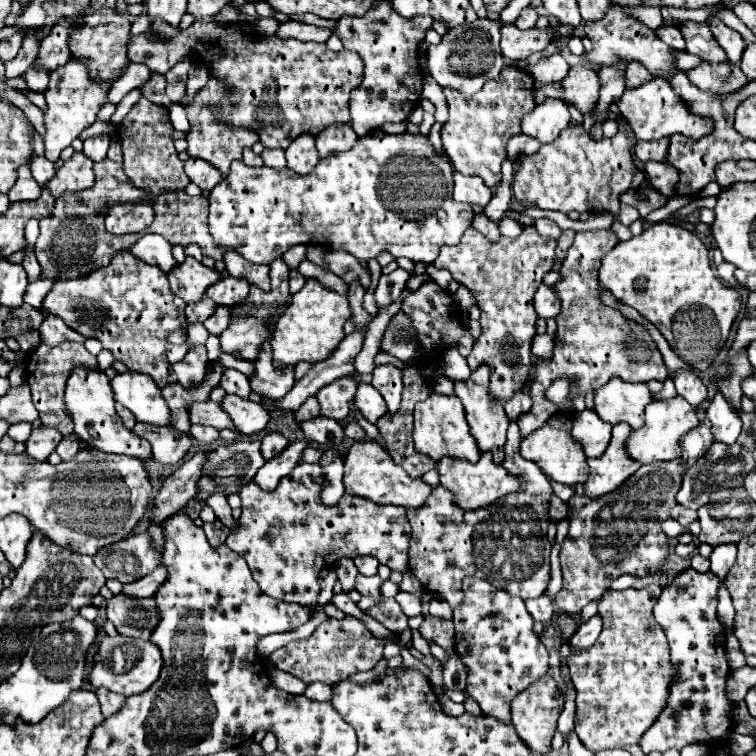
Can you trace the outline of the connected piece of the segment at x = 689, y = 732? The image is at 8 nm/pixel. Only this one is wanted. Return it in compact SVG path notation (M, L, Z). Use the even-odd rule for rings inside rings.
M688 567L688 573L684 573L684 575L688 575L690 577L690 587L684 587L684 589L680 589L680 587L664 587L662 589L662 593L660 593L660 599L656 601L656 607L654 607L654 619L658 621L658 625L664 629L664 633L666 633L666 637L668 637L668 643L670 643L670 663L672 663L672 667L676 669L676 677L674 677L674 681L670 683L670 695L668 695L668 703L666 703L666 707L664 707L664 711L658 715L658 719L656 719L656 723L642 735L642 739L640 739L640 747L642 747L642 751L644 753L650 753L650 751L660 751L660 753L664 753L664 751L668 751L668 749L684 749L686 745L690 745L690 743L708 743L708 745L712 745L712 749L716 747L718 749L718 745L720 745L720 739L722 739L722 747L726 745L726 733L730 733L732 729L734 729L734 703L728 699L728 695L726 695L726 677L728 677L728 673L730 673L730 667L728 667L728 661L726 661L726 649L724 649L724 627L720 625L720 621L718 621L718 617L716 617L716 605L718 605L718 589L720 589L720 579L712 573L712 571L706 571L706 573L698 573L698 571L694 571L692 567Z

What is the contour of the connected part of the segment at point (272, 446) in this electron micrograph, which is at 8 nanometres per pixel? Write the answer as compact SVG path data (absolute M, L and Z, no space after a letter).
M276 431L268 433L264 439L262 439L262 455L264 459L272 459L276 457L284 447L288 445L288 439Z

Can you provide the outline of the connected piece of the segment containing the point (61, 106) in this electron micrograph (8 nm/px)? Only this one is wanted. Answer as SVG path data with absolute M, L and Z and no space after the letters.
M70 59L64 67L58 67L50 73L50 85L44 93L48 109L44 111L44 125L46 125L46 159L56 161L60 157L60 151L66 149L82 129L90 127L96 121L96 113L106 103L108 91L112 83L96 81L88 75L86 63L80 63L78 59Z

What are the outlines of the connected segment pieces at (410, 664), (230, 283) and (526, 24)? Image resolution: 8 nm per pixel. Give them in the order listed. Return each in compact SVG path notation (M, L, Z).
M404 647L401 650L400 653L402 659L403 659L403 663L406 667L408 668L415 668L417 669L419 672L421 672L426 679L429 681L429 676L430 676L430 671L429 669L418 659L414 658L410 653L409 650Z
M226 271L220 277L220 283L212 283L212 287L208 287L206 297L210 297L212 301L216 301L218 305L226 305L232 307L234 303L242 301L248 295L248 283L244 283L244 279L236 279L234 275L226 275Z
M528 5L528 7L522 9L520 17L516 19L516 25L520 29L532 29L532 27L536 27L536 21L538 21L538 7Z

